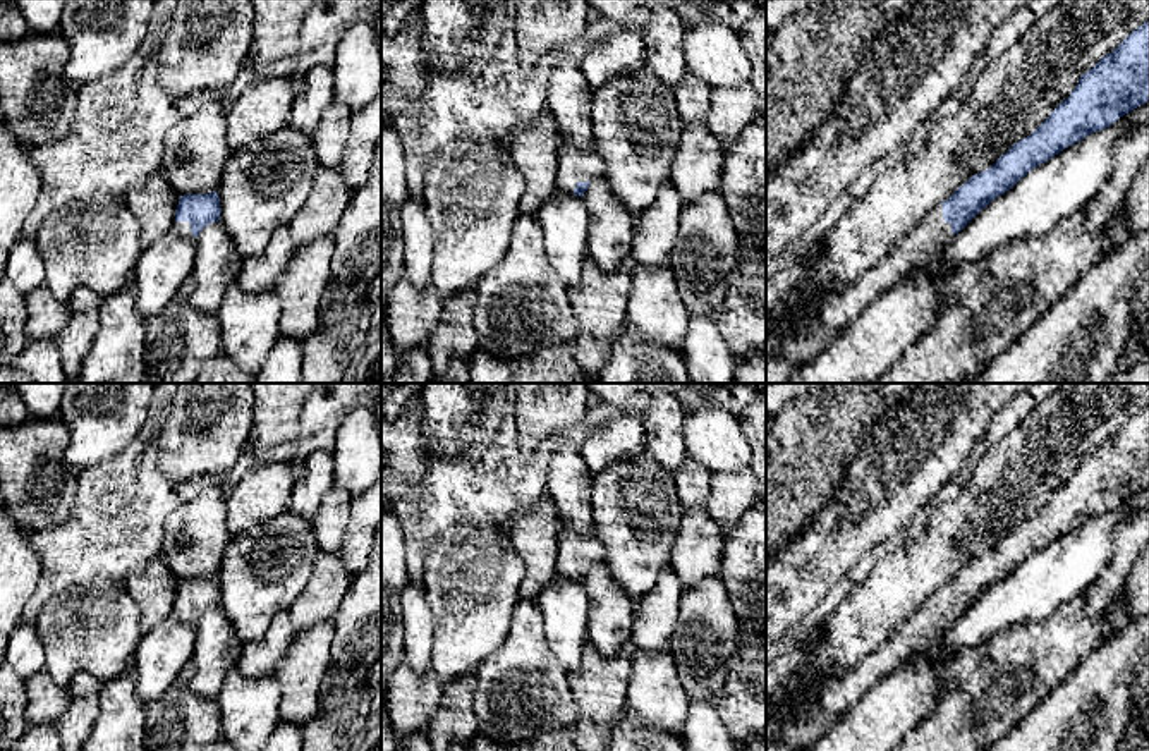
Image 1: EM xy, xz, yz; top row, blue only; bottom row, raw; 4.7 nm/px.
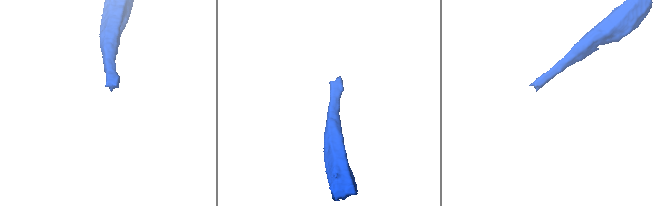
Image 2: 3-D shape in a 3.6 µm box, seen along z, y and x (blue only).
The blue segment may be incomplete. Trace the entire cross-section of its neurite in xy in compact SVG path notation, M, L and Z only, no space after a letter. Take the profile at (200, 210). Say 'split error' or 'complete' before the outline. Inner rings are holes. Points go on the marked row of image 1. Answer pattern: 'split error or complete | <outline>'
split error | M216 191L208 194L184 194L179 198L172 232L196 241L206 225L220 220L220 213L222 208Z

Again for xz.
split error | M568 143L558 146L558 191L582 198L596 177L605 177L605 163L596 148L581 150Z

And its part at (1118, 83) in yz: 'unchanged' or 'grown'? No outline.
grown

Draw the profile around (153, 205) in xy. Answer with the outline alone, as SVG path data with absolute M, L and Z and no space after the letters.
M161 170L151 175L143 186L136 186L124 194L127 208L139 222L143 247L155 244L172 232L179 198L179 192Z

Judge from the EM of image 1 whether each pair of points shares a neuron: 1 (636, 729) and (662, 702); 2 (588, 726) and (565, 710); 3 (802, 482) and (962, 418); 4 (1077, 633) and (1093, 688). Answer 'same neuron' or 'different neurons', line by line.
1: different neurons
2: different neurons
3: different neurons
4: different neurons

